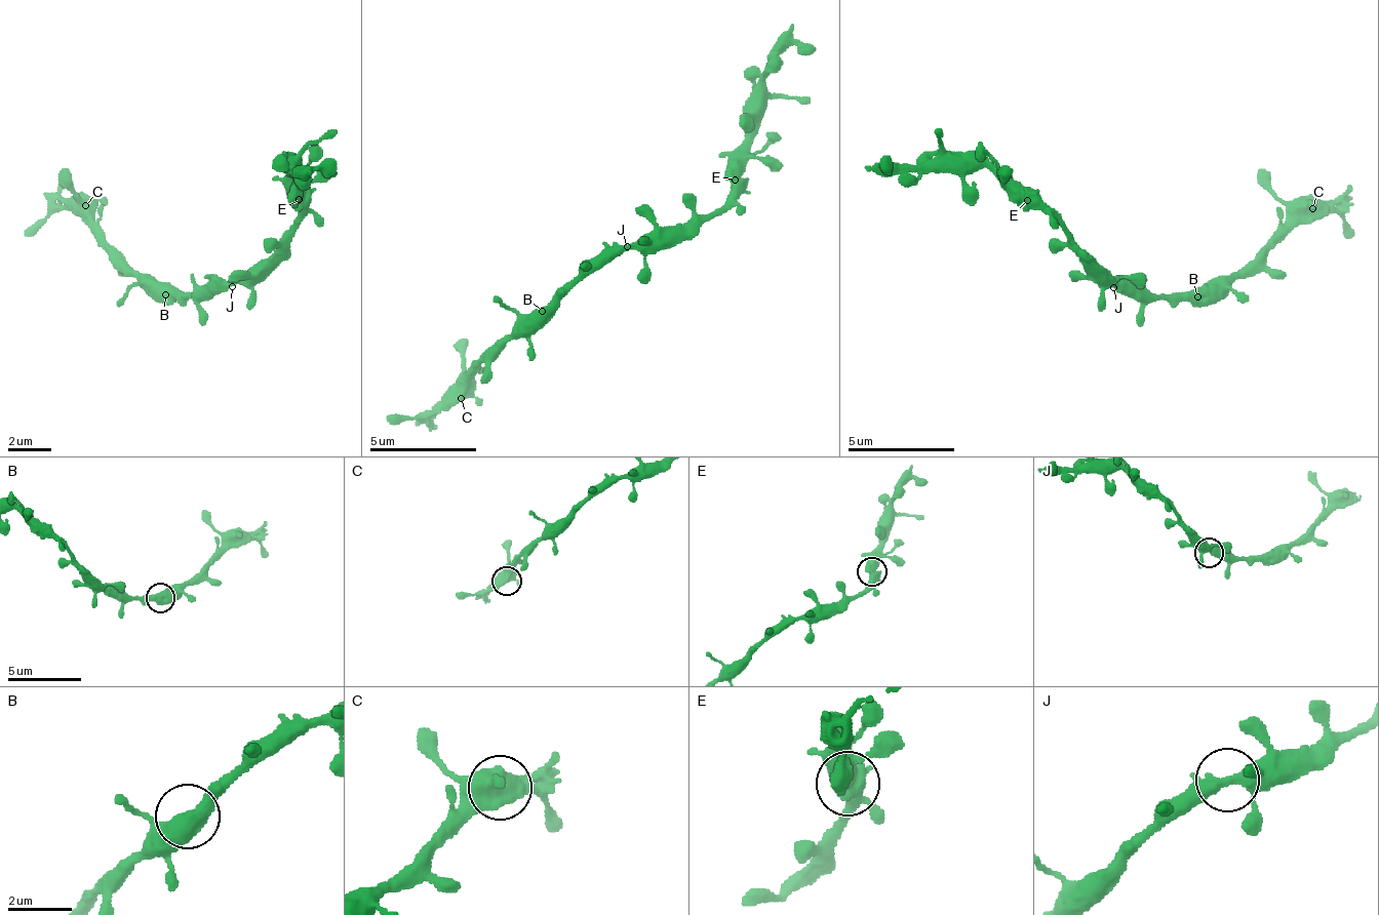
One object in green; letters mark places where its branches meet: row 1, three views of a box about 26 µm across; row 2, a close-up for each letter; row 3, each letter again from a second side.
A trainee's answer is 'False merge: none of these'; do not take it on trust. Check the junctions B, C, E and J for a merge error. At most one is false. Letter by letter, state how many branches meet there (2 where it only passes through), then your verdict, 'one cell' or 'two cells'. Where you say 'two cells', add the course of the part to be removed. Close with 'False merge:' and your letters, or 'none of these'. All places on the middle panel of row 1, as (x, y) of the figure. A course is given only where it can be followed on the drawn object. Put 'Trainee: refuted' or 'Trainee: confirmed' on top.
Trainee: confirmed
B: 2 branches meet; one cell
C: 2 branches meet; one cell
E: 2 branches meet; one cell
J: 5 branches meet; one cell
False merge: none of these

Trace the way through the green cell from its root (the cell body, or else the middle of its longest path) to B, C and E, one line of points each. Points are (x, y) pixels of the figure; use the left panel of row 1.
B: (228, 281), (208, 281), (197, 290), (169, 289), (165, 294)
C: (228, 281), (208, 281), (197, 290), (143, 289), (122, 267), (85, 205)
E: (228, 281), (233, 281), (237, 276), (252, 276), (263, 266), (303, 208), (299, 198)

